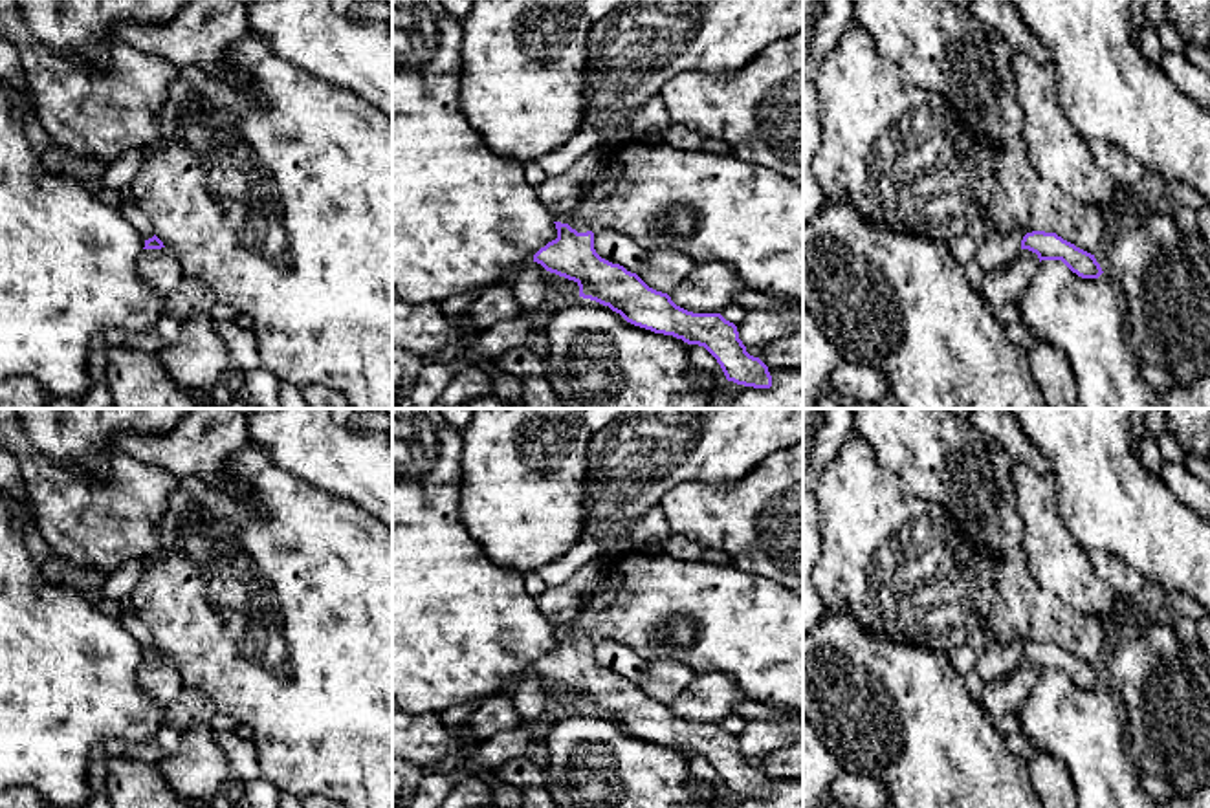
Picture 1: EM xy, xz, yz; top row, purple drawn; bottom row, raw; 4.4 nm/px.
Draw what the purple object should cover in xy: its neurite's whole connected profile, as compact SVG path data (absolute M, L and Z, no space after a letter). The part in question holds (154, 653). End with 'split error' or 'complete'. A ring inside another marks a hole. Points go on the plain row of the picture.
M156 645L145 650L143 663L138 669L138 680L141 689L161 709L182 698L185 693L183 680L178 674L174 663L167 660Z; split error

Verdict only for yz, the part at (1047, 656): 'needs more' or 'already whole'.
needs more

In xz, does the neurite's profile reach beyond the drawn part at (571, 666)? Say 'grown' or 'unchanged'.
grown

